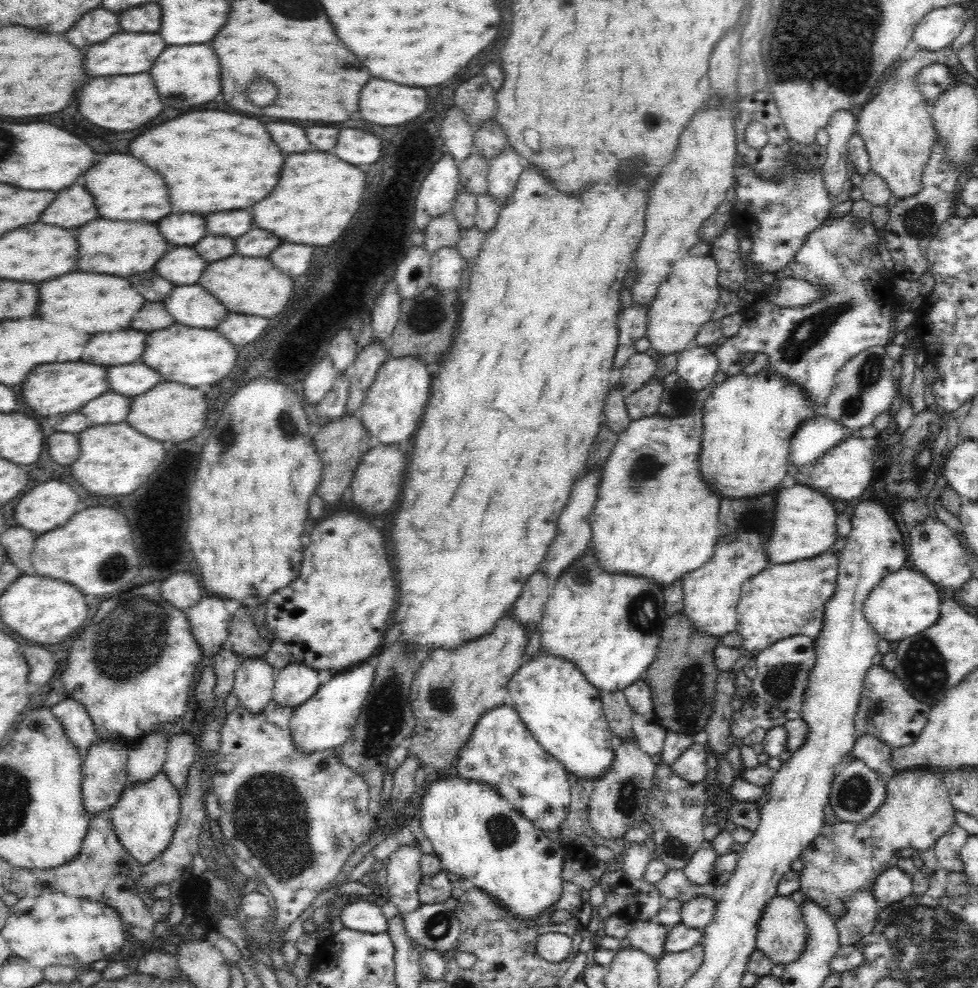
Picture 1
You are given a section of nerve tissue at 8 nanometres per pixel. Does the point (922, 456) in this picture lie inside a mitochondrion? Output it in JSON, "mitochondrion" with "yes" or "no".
{"mitochondrion":"yes"}

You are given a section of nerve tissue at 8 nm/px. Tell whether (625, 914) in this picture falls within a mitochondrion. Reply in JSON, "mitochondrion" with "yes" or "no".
{"mitochondrion":"no"}

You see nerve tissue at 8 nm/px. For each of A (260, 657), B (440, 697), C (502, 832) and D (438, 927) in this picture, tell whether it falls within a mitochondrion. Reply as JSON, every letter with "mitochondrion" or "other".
{"A":"other","B":"mitochondrion","C":"mitochondrion","D":"mitochondrion"}

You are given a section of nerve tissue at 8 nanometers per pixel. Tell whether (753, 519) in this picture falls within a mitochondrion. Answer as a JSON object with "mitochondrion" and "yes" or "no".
{"mitochondrion":"yes"}

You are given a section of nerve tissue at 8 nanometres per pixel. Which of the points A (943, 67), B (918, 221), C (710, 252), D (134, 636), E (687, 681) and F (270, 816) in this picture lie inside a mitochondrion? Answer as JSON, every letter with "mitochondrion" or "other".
{"A":"other","B":"mitochondrion","C":"other","D":"mitochondrion","E":"mitochondrion","F":"mitochondrion"}

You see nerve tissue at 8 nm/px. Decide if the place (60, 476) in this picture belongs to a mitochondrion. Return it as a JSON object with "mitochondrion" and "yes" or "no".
{"mitochondrion":"no"}

